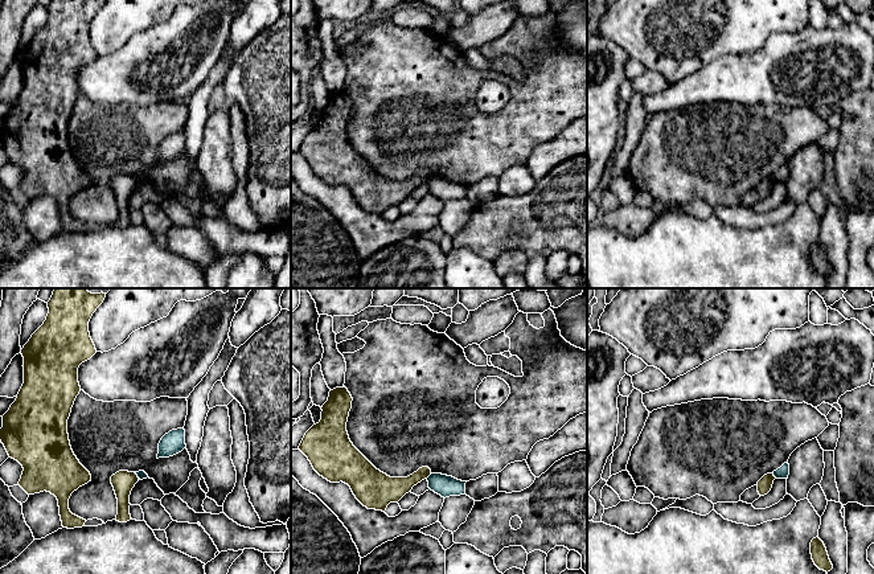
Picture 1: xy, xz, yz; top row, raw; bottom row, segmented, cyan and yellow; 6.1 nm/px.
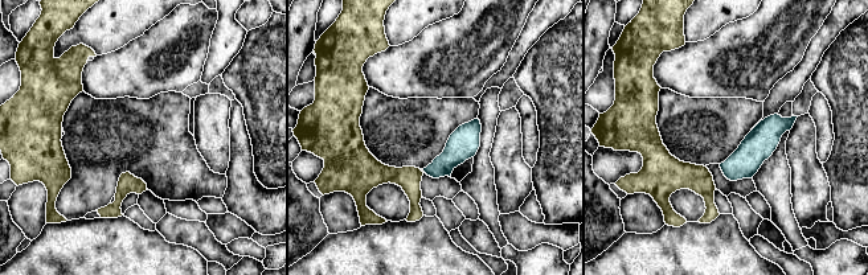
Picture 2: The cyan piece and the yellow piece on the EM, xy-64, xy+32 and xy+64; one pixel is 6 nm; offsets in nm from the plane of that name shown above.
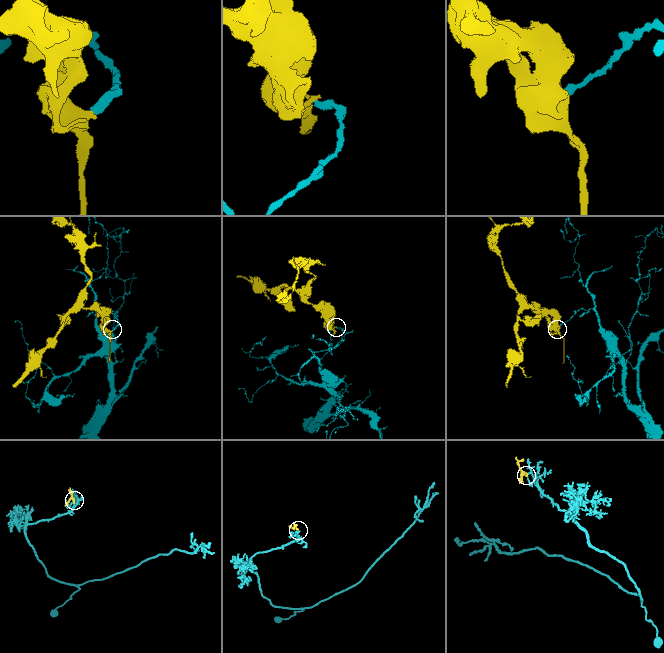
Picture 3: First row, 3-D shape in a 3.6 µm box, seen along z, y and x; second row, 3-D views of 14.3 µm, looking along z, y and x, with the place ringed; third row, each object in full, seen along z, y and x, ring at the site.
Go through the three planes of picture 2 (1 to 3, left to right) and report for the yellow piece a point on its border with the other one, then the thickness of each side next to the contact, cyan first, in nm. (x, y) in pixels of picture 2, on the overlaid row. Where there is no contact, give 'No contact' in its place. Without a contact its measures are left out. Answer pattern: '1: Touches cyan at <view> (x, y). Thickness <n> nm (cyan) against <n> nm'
1: No contact
2: No contact
3: No contact

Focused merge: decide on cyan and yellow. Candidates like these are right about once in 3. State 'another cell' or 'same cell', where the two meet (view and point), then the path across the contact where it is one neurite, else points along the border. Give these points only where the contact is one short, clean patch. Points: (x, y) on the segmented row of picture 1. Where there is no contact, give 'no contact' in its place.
another cell | yz (774, 475) | along yz (772, 472), (776, 478)

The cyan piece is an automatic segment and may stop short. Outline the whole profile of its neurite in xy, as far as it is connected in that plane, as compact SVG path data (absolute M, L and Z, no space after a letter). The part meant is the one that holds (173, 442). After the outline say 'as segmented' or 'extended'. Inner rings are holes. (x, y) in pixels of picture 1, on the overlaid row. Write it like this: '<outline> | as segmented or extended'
M177 429L165 434L159 443L159 458L169 458L181 452L186 447L185 430Z | as segmented

